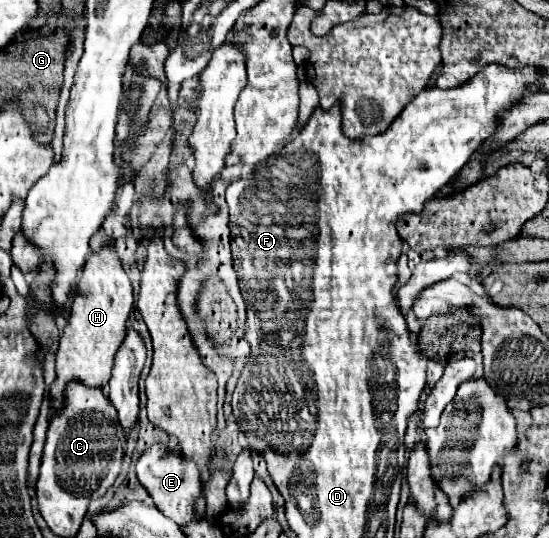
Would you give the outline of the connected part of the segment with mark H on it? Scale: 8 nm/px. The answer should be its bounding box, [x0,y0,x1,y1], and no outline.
[50,244,132,412]

